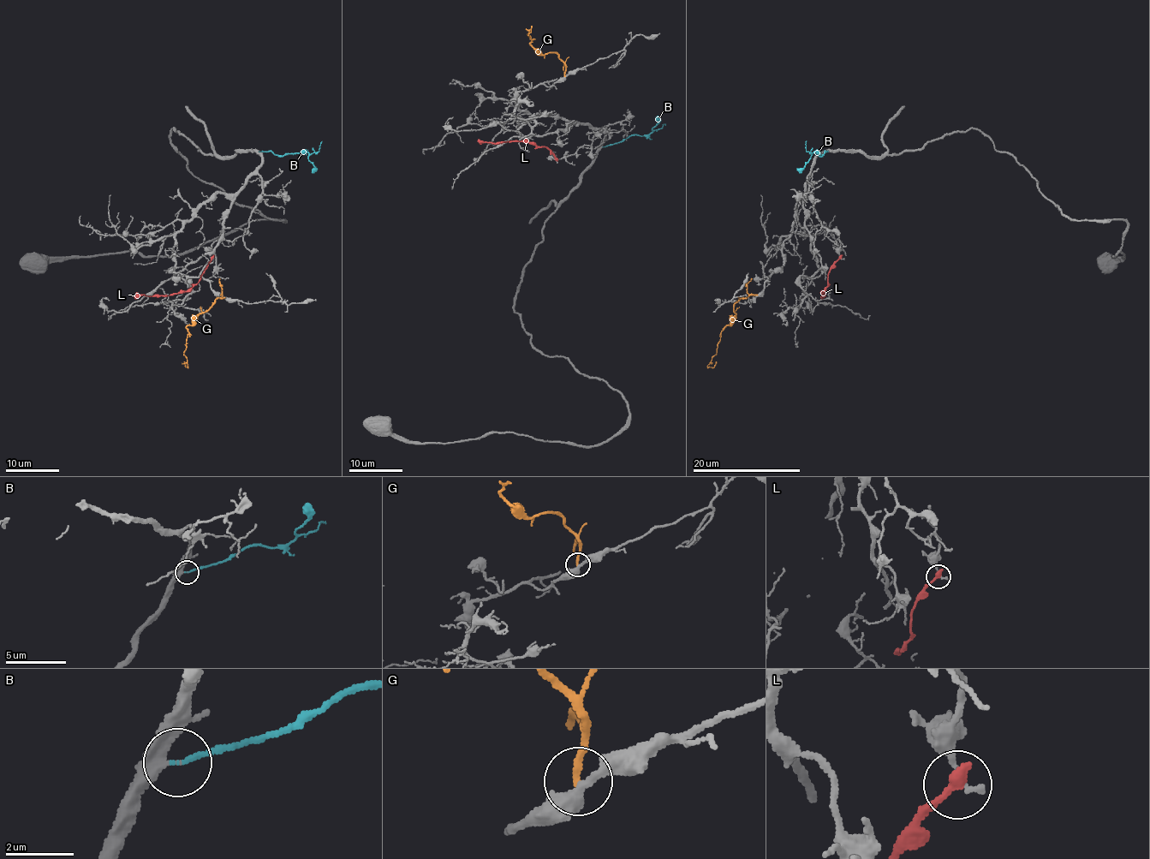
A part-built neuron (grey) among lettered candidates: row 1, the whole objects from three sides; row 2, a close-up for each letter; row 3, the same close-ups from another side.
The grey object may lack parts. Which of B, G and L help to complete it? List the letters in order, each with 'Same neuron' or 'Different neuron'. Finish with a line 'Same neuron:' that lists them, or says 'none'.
B: Same neuron
G: Different neuron
L: Different neuron
Same neuron: B

